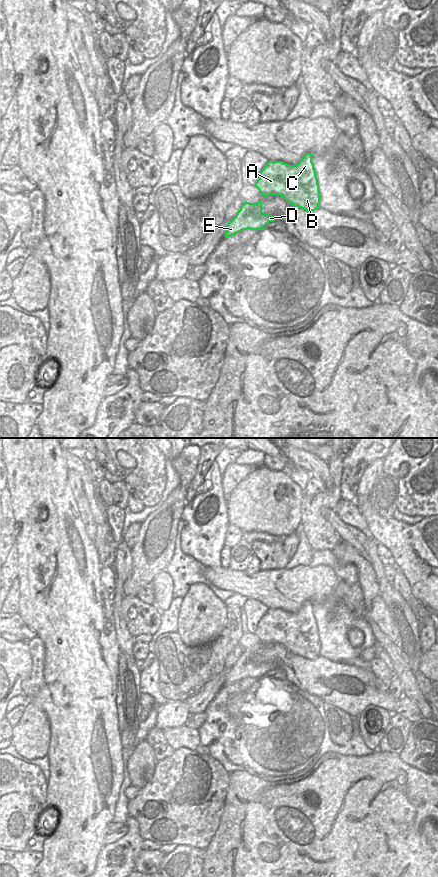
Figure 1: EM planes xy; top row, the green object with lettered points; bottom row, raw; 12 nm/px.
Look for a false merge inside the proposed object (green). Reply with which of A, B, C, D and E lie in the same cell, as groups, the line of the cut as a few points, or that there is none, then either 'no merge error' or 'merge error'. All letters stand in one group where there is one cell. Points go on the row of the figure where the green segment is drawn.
A B C D E | no cut | no merge error

